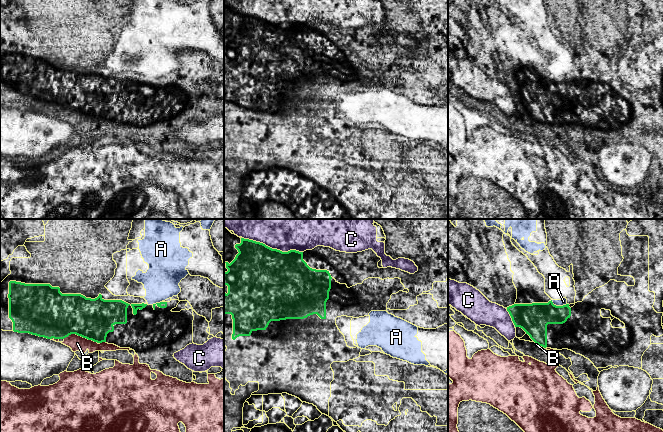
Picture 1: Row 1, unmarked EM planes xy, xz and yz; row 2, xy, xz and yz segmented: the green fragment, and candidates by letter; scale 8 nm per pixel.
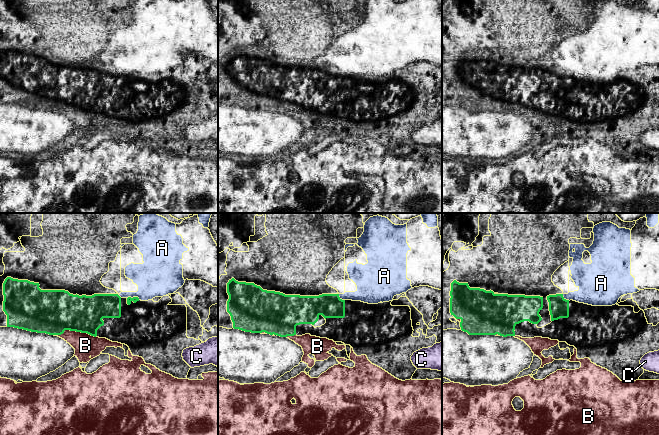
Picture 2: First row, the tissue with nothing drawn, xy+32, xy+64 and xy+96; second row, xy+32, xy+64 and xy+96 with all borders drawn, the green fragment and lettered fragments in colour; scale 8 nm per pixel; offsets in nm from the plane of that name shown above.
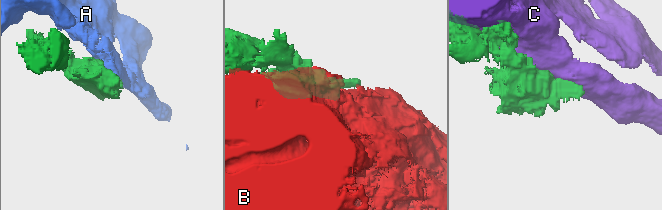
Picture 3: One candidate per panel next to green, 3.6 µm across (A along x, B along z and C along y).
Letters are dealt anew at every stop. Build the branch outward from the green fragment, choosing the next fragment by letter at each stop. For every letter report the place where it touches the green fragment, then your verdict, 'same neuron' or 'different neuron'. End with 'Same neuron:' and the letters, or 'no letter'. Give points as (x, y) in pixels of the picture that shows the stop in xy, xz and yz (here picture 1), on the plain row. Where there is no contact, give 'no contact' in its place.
A: yz (558, 82) | different neuron
B: xy (80, 111) | different neuron
C: xz (271, 24) | different neuron
Same neuron: no letter

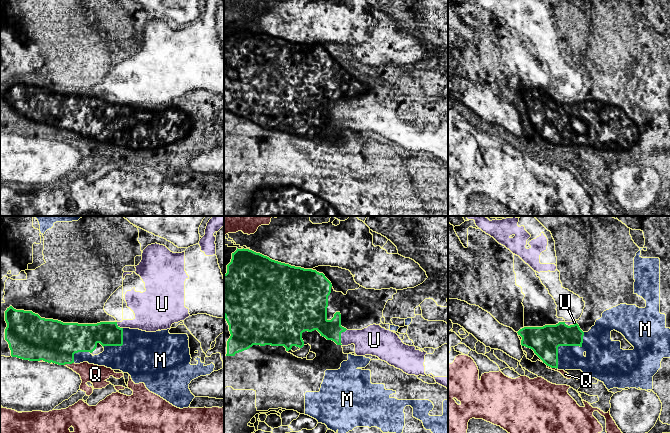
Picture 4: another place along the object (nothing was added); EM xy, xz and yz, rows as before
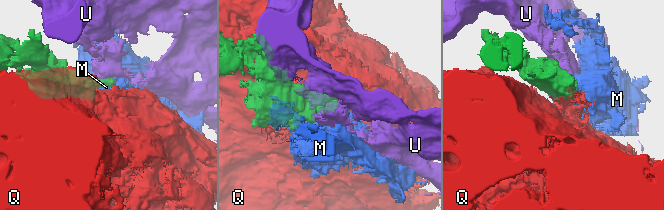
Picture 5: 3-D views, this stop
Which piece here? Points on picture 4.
M: yz (565, 121) | same neuron
Q: yz (552, 143) | different neuron
U: xz (340, 112) | different neuron
Same neuron: M

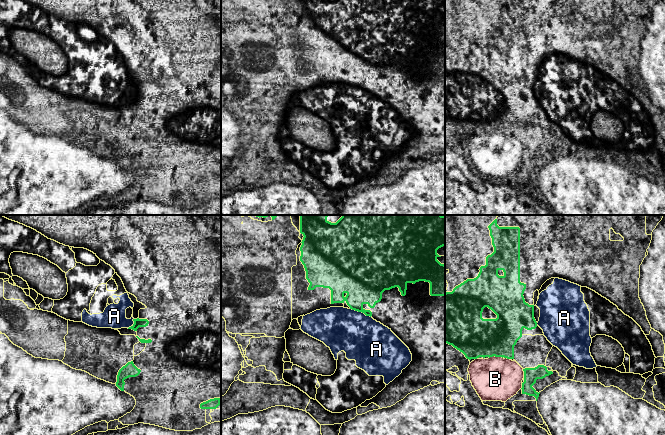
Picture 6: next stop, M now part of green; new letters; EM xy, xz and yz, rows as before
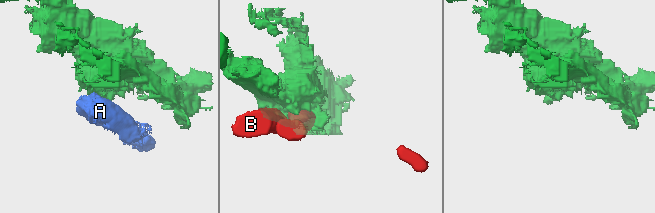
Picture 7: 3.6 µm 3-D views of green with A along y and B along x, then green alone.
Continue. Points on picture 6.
A: xz (360, 87) | different neuron
B: yz (495, 132) | different neuron
Same neuron: no letter

